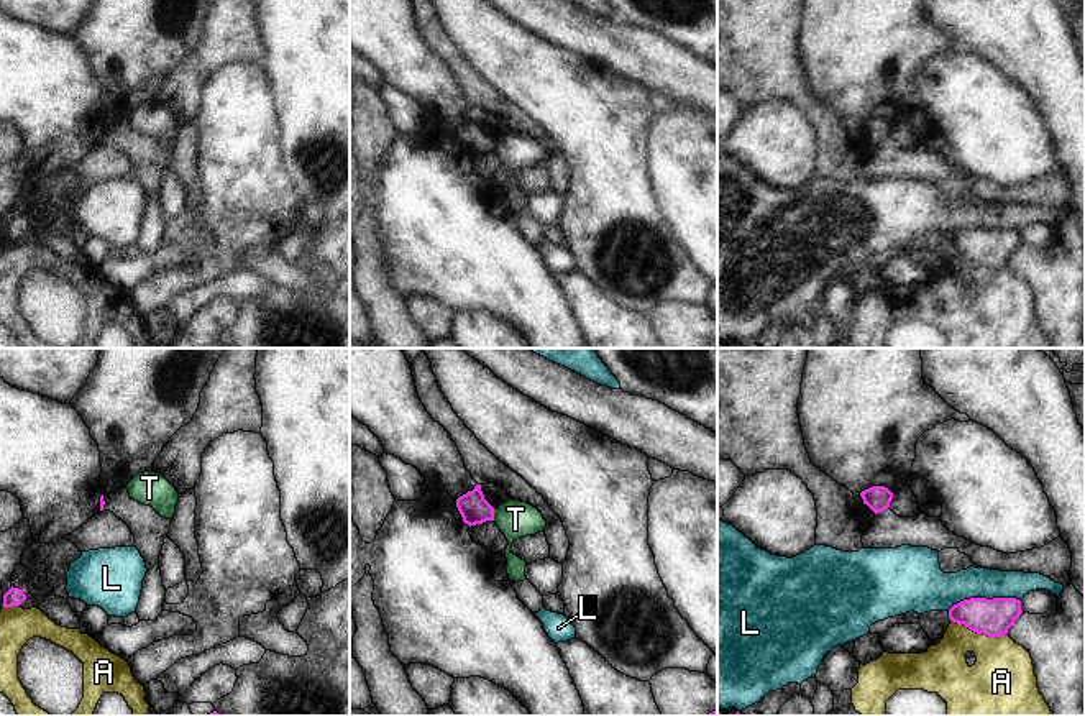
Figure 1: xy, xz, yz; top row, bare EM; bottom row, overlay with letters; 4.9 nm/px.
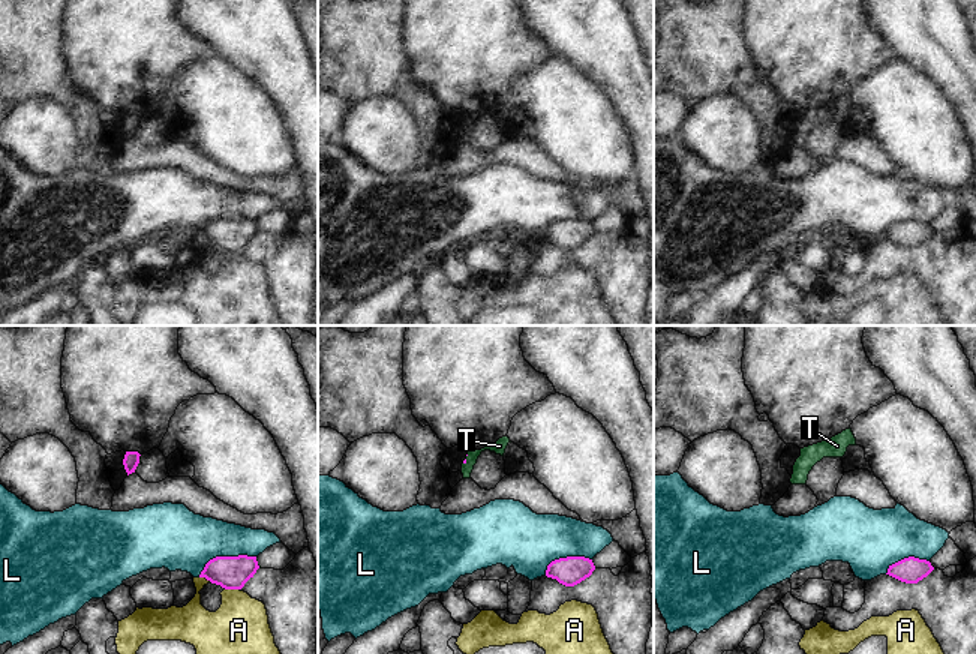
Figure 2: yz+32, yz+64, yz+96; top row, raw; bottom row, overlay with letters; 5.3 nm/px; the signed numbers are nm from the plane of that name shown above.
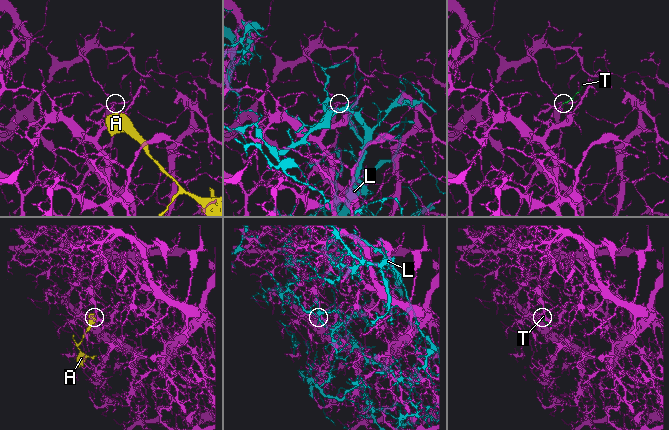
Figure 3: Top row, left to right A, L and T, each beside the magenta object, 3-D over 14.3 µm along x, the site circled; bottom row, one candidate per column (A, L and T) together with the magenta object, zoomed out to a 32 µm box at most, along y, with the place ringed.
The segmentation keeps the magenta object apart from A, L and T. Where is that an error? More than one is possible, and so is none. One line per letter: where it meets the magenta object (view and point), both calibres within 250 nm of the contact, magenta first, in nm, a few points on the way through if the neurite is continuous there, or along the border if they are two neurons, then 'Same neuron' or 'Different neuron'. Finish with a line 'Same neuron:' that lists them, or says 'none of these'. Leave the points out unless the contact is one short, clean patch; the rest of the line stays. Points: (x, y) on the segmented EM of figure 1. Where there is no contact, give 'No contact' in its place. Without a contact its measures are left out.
A: Touches magenta at yz (979, 633). Thickness 180 nm (magenta) against 300 nm. Different neuron
L: Touches magenta at yz (984, 598). Thickness 180 nm (magenta) against 200 nm. Different neuron
T: Touches magenta at xz (493, 514). Thickness 140 nm (magenta) against 190 nm. Boundary: xz (496, 509), (493, 519). Different neuron
Same neuron: none of these

